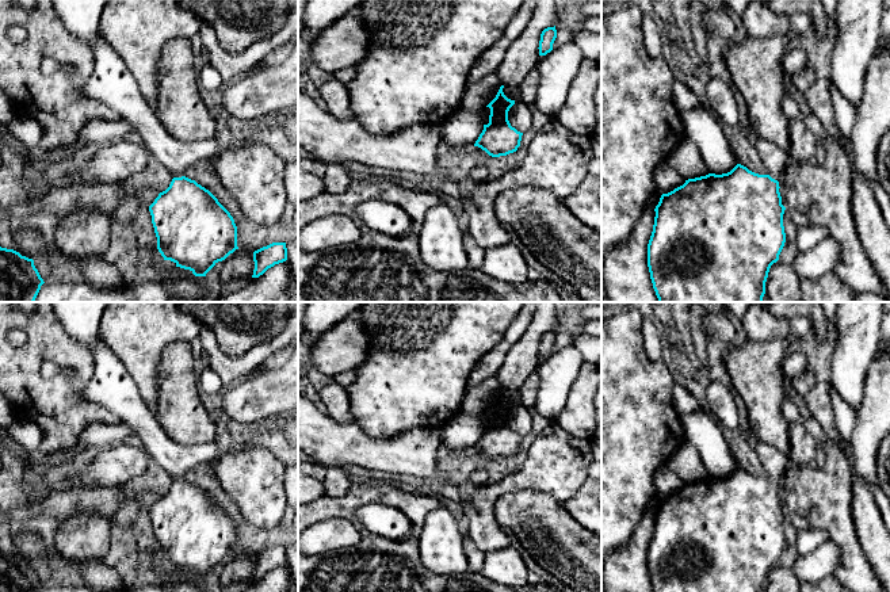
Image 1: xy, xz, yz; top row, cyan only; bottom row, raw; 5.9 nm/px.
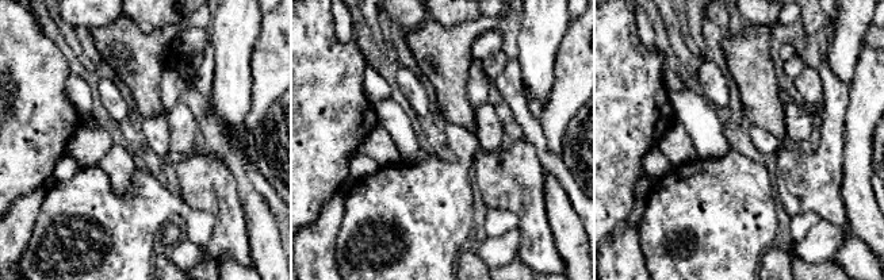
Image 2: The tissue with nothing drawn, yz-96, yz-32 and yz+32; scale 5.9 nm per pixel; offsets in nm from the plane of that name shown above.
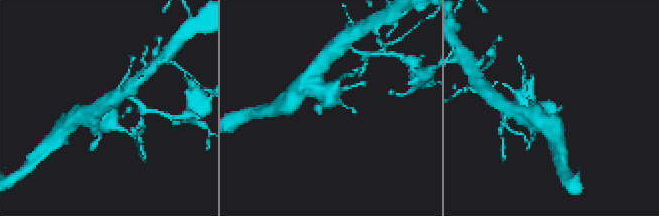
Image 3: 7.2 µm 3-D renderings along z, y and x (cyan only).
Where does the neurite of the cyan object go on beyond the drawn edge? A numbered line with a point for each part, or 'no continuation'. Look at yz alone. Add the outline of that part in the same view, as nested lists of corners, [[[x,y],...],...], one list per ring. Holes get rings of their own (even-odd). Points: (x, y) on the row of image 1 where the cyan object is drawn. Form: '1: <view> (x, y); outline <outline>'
1: yz (775, 159); outline [[[757,138],[756,149],[760,160],[768,169],[768,175],[775,180],[782,179],[784,176],[786,165],[790,161],[788,152],[764,138]]]

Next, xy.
1: xy (111, 83); outline [[[53,0],[62,24],[80,41],[87,42],[95,57],[93,72],[80,88],[80,95],[103,103],[130,122],[146,149],[173,177],[182,177],[190,165],[200,160],[257,141],[248,137],[234,140],[222,149],[214,140],[184,142],[172,137],[142,98],[123,60],[99,34],[99,19],[107,1]]]

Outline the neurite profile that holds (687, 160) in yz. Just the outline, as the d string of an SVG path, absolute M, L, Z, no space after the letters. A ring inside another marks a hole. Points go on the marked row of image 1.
M685 137L666 163L676 169L685 180L708 175L708 168L695 145L694 140Z

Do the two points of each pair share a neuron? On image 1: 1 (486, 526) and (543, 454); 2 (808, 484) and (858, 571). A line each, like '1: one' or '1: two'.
1: one
2: one

